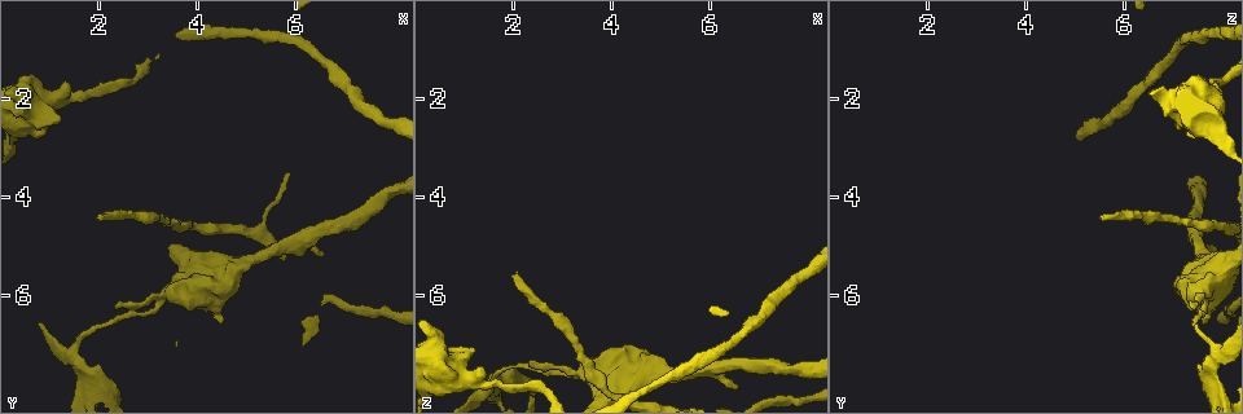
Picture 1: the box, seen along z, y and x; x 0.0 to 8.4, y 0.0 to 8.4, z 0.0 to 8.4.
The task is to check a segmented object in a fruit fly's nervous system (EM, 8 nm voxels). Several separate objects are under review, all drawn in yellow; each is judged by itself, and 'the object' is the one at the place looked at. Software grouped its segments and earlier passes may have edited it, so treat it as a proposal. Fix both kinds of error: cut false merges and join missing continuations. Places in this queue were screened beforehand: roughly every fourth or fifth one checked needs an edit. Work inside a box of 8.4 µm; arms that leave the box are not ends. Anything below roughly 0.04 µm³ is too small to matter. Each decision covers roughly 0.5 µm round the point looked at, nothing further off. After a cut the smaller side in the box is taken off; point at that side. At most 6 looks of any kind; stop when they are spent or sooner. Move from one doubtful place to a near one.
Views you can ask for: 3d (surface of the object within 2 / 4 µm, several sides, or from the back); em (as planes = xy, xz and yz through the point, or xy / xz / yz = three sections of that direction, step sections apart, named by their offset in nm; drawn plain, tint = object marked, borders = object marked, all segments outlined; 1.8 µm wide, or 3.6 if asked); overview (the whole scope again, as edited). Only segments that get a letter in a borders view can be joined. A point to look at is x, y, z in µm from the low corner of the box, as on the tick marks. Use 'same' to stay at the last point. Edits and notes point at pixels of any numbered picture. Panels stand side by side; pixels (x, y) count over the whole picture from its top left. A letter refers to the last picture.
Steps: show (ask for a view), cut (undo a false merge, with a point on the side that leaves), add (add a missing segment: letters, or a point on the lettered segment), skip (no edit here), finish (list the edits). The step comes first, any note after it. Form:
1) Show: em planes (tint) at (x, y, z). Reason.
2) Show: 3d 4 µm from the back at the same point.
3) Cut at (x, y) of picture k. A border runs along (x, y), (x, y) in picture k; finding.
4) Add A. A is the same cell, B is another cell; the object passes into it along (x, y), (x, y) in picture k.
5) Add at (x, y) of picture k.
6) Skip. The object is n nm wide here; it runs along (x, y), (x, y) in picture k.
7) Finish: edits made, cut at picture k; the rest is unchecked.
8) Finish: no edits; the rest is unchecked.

Show: 3d 2 µm at (1.90, 7.75, 7.70). Two arms in line, one across.

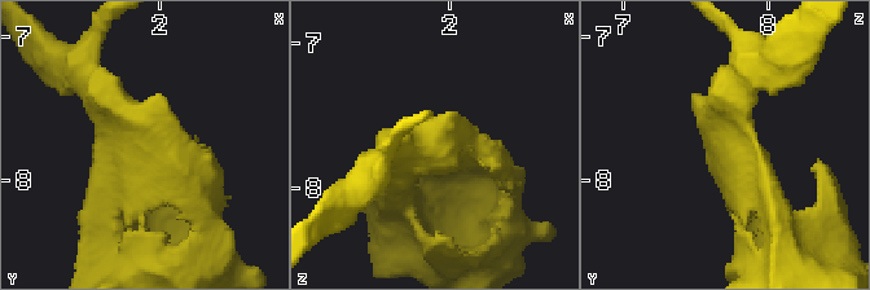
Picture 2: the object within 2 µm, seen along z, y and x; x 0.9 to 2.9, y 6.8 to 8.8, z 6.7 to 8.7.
Show: em planes (borders) at (1.92, 7.70, 7.76). 3 arms meet here; shape alone is not enough.

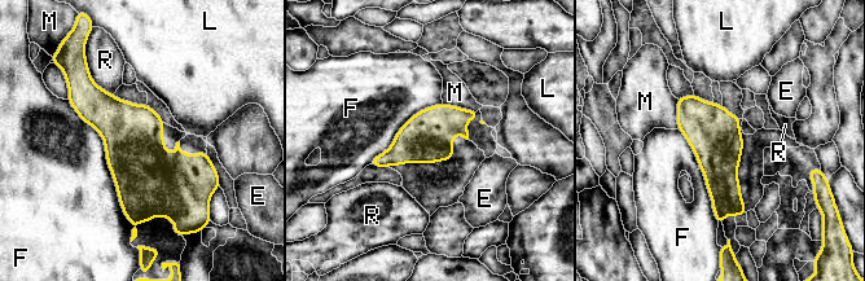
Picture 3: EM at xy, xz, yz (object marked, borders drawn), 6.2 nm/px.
Skip. The longest contact is with F, 900 nm; E, F, L, M and R are other cells; a border runs along (67, 99), (102, 140), (132, 229) in picture 3; one neuron here.

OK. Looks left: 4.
Show: 3d 4 µm at (3.40, 5.95, 7.60). Thick turns thin.

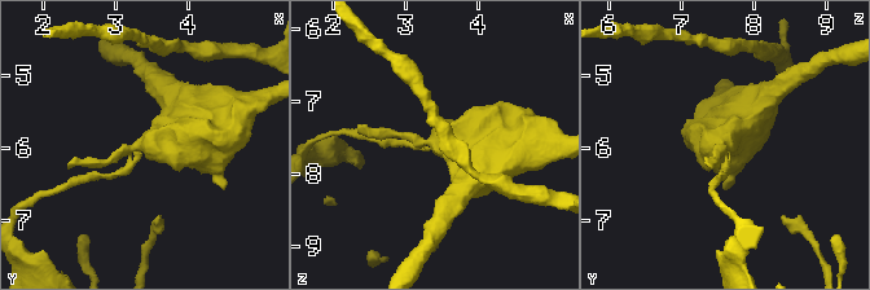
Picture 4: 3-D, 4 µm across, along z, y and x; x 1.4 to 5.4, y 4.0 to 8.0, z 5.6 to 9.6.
Show: em planes (tint) at (3.35, 5.95, 7.60).

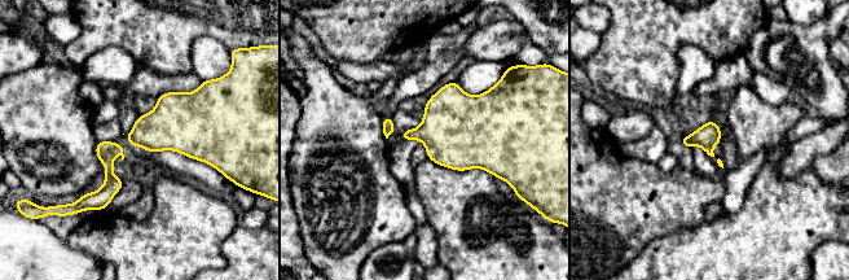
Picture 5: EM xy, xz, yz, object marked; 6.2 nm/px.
Show: em planes (borders) at the same point.

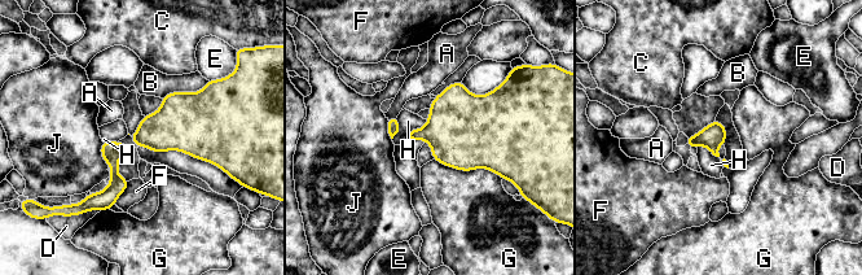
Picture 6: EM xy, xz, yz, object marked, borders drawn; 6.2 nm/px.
Cut at (105, 200) of picture 6. A, B, C, D, E, F, G, H and J are other cells; a border runs along (118, 175), (111, 179) in picture 6; two neurons meet here.

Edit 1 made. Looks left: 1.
Finish: edits made, cut at picture 6; the rest is unchecked.

